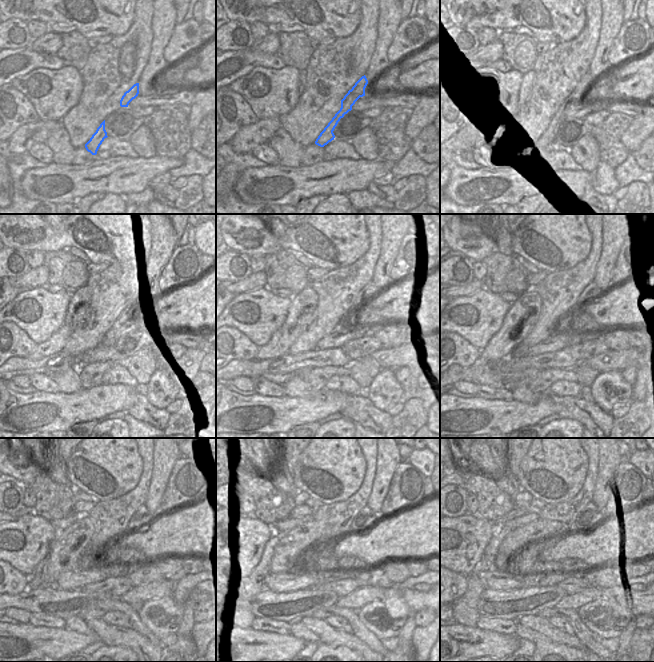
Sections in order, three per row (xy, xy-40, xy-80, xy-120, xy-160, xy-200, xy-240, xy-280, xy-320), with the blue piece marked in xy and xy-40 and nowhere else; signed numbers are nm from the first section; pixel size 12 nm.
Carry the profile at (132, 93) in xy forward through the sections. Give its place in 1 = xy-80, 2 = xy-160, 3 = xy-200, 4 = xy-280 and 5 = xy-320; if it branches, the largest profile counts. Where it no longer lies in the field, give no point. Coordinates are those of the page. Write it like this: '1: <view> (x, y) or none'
1: xy-80 (583, 89)
2: xy-160 (348, 323)
3: xy-200 (592, 291)
4: xy-280 (366, 517)
5: xy-320 (591, 515)

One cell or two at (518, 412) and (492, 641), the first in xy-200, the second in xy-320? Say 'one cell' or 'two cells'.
one cell

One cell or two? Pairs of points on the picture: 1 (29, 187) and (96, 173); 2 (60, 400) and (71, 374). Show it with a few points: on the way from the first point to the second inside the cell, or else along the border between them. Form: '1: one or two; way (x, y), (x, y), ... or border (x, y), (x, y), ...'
1: one; way (46, 184), (59, 182), (64, 174), (79, 174)
2: two; border (81, 388), (69, 393), (62, 393), (60, 391)

